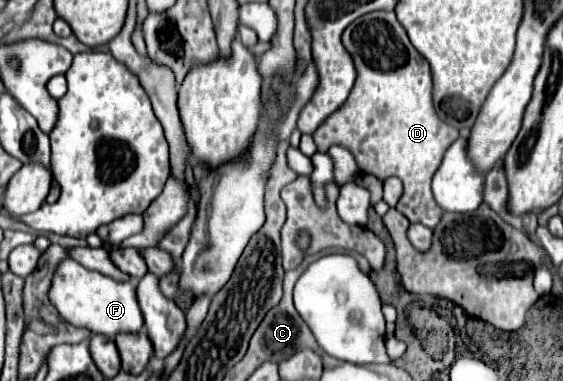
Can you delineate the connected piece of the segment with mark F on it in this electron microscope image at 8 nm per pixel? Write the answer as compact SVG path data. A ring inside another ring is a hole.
M65 258L59 262L51 288L49 300L69 324L87 328L95 334L107 334L113 338L119 332L139 332L143 330L143 314L137 302L135 284L133 282L117 282L111 276L105 276L95 270L83 268L79 262Z

